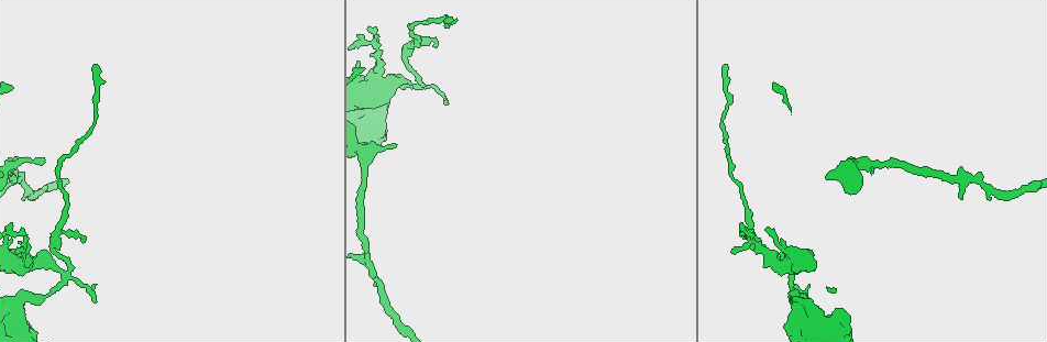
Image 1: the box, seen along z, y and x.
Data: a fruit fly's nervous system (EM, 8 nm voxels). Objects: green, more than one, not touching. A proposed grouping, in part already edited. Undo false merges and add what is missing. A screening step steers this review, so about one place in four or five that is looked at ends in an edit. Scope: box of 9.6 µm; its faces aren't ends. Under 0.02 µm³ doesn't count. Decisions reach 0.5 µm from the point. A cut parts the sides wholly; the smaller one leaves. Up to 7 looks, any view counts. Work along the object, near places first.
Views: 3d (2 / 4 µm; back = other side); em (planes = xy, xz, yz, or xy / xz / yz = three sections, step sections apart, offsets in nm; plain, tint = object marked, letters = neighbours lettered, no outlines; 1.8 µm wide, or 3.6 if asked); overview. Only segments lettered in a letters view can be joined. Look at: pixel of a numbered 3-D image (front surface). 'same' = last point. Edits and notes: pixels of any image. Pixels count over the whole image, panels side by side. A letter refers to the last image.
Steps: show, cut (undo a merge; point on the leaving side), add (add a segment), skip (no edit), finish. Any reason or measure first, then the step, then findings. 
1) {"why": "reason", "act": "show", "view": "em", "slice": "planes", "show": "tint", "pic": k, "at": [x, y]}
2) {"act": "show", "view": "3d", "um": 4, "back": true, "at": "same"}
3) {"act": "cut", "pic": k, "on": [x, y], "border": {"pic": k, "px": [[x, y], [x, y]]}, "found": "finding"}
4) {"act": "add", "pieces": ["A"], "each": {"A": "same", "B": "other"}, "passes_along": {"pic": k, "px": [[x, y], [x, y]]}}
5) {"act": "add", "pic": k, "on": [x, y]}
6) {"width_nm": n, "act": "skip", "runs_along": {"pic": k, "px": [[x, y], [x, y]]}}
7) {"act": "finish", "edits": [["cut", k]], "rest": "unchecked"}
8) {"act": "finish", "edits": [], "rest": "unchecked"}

{"why": "sudden change in width", "act": "show", "view": "em", "um": 3.6, "slice": "xy", "step": 8, "show": "tint", "pic": 1, "at": [835, 325]}

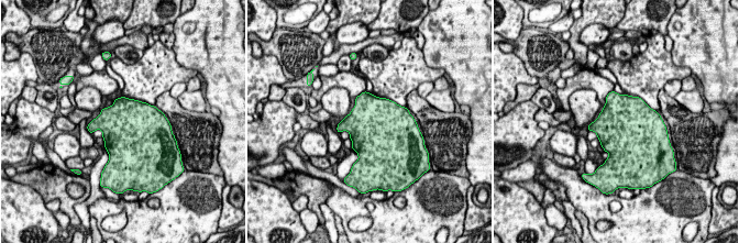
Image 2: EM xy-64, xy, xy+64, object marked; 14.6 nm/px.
{"act": "show", "view": "em", "um": 3.6, "slice": "xy", "step": 8, "show": "letters", "at": "same"}

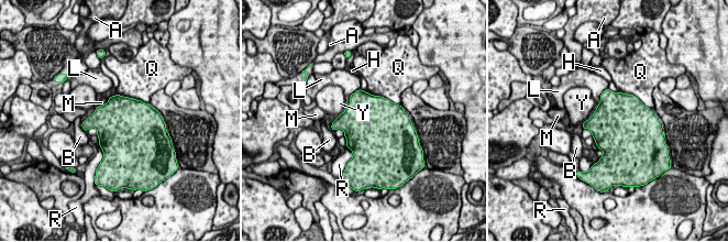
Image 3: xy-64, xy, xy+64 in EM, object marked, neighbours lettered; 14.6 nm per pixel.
{"act": "skip", "each": {"A": "other", "B": "other", "H": "other", "L": "other", "M": "other", "Q": "other", "R": "other", "Y": "other"}, "border": {"pic": 3, "px": [[607, 87], [602, 92], [597, 105]]}, "found": "continuous, no second cell"}

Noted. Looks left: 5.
{"why": "small branch off a trunk", "act": "show", "view": "3d", "um": 2, "pic": 1, "at": [789, 262]}

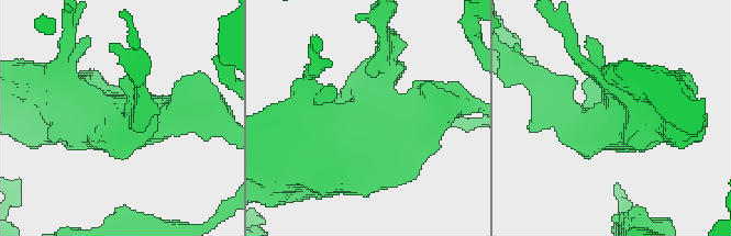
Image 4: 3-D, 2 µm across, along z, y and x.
{"act": "show", "view": "em", "slice": "planes", "show": "tint", "pic": 4, "at": [610, 118]}

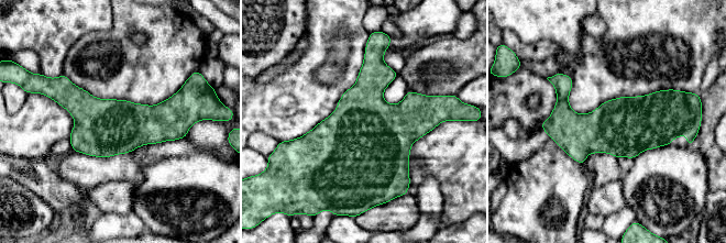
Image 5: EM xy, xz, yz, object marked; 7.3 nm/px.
{"act": "show", "view": "em", "slice": "planes", "show": "letters", "at": "same"}

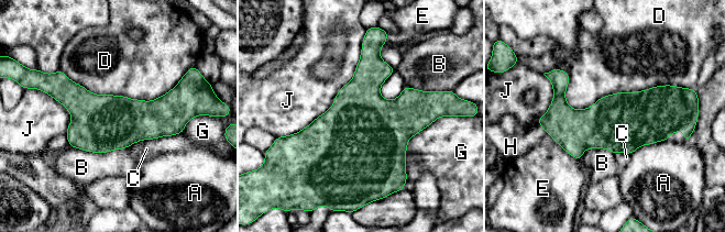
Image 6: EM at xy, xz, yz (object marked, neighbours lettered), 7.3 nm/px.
{"width_nm": 440, "longest_contact_nm": ["D", 850], "act": "skip", "each": {"A": "other", "B": "other", "C": "other", "D": "other", "E": "other", "G": "other", "H": "other", "J": "other"}, "found": "all the same cell"}

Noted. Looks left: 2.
{"why": "branch stops here", "act": "show", "view": "em", "slice": "planes", "show": "letters", "pic": 1, "at": [396, 144]}

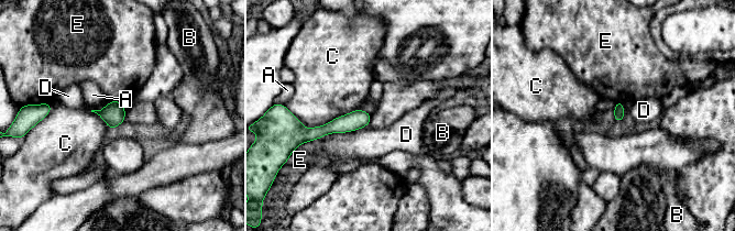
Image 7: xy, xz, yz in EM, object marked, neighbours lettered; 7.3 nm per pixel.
{"act": "skip", "each": {"A": "other", "B": "other", "C": "other", "D": "other", "E": "other"}, "border": {"pic": 7, "px": [[355, 109], [308, 128], [293, 114]]}, "found": "none of them fits"}

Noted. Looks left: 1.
{"act": "finish", "edits": [], "rest": "unchecked"}

